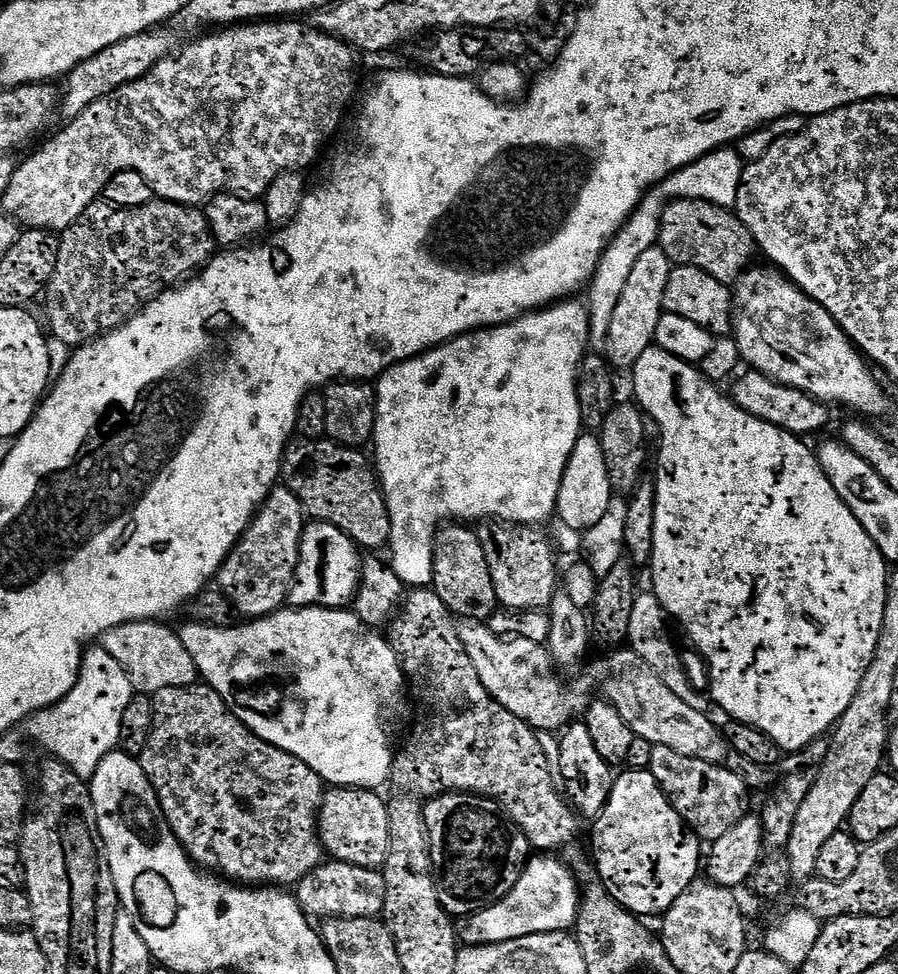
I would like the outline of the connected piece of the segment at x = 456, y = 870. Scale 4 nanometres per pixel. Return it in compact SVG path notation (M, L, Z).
M446 792L431 797L424 804L424 817L428 840L432 843L432 866L440 889L440 901L453 917L467 918L474 912L481 912L514 890L518 878L524 872L526 855L522 849L515 848L516 836L518 840L521 835L519 826L497 800L491 796L477 796L474 792Z

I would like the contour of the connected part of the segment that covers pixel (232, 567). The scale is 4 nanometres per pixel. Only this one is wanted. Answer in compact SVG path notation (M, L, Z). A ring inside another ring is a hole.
M286 486L273 488L218 573L219 591L231 600L241 617L267 618L285 607L292 583L296 581L305 527L306 513L300 499Z

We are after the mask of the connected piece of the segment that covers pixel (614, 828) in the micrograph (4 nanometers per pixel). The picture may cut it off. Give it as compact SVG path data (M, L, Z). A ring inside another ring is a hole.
M647 770L624 772L612 781L610 798L606 806L595 817L592 828L591 855L594 857L594 871L614 899L633 916L659 917L668 912L674 902L694 883L702 872L702 841L674 810L668 795L658 786L654 774Z

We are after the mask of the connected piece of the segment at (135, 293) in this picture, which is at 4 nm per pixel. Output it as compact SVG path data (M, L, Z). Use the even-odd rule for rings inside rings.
M159 198L137 208L115 208L107 202L91 204L59 241L58 266L46 289L48 320L52 323L51 335L71 346L89 344L101 335L109 327L108 316L127 317L133 310L143 308L147 301L191 277L212 259L218 248L207 215L199 207Z

